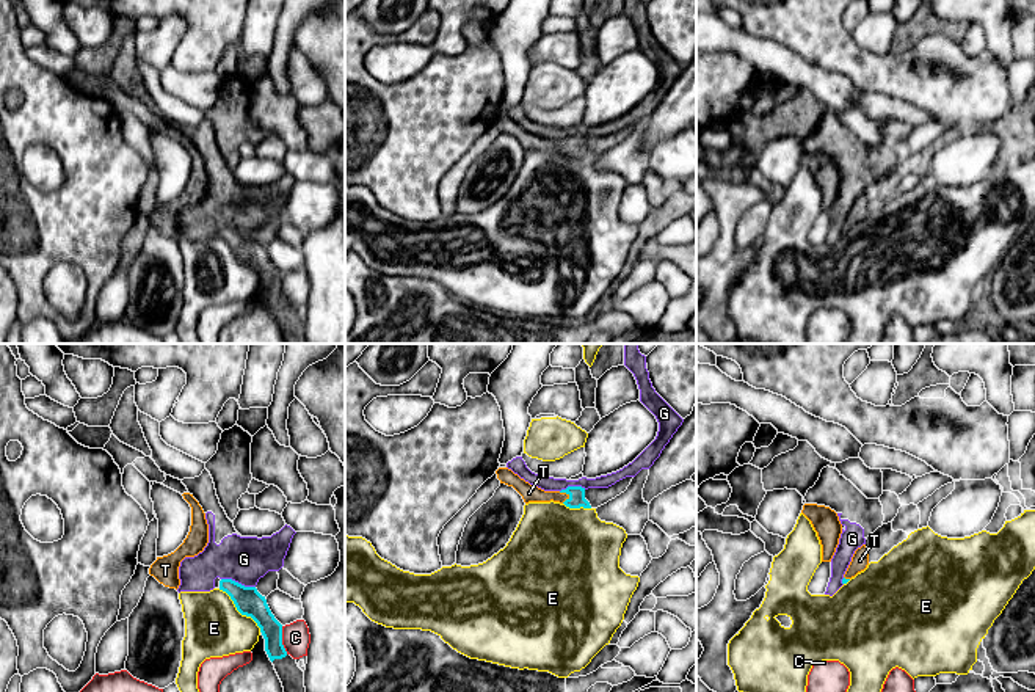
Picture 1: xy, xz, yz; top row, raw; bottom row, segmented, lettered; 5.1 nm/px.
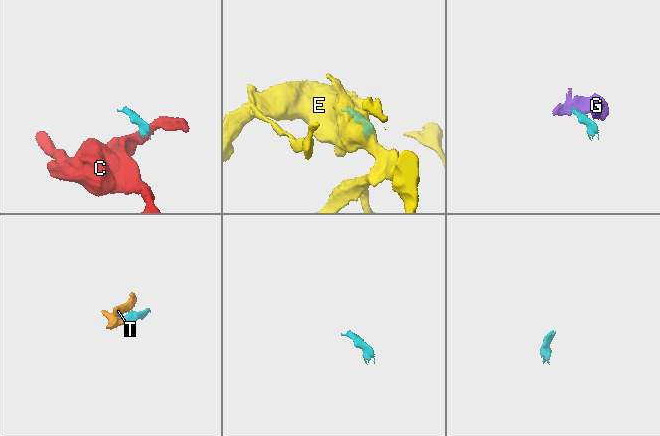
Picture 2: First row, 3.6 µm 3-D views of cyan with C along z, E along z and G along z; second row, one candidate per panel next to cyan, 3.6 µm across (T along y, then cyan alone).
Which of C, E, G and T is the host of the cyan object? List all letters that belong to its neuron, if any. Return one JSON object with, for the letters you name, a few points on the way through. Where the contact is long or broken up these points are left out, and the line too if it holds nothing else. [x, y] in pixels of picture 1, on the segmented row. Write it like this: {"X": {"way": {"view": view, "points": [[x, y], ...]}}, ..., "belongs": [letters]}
{"T": {"way": {"view": "xz", "points": [[576, 499], [565, 491], [529, 493]]}}, "belongs": ["T"]}

